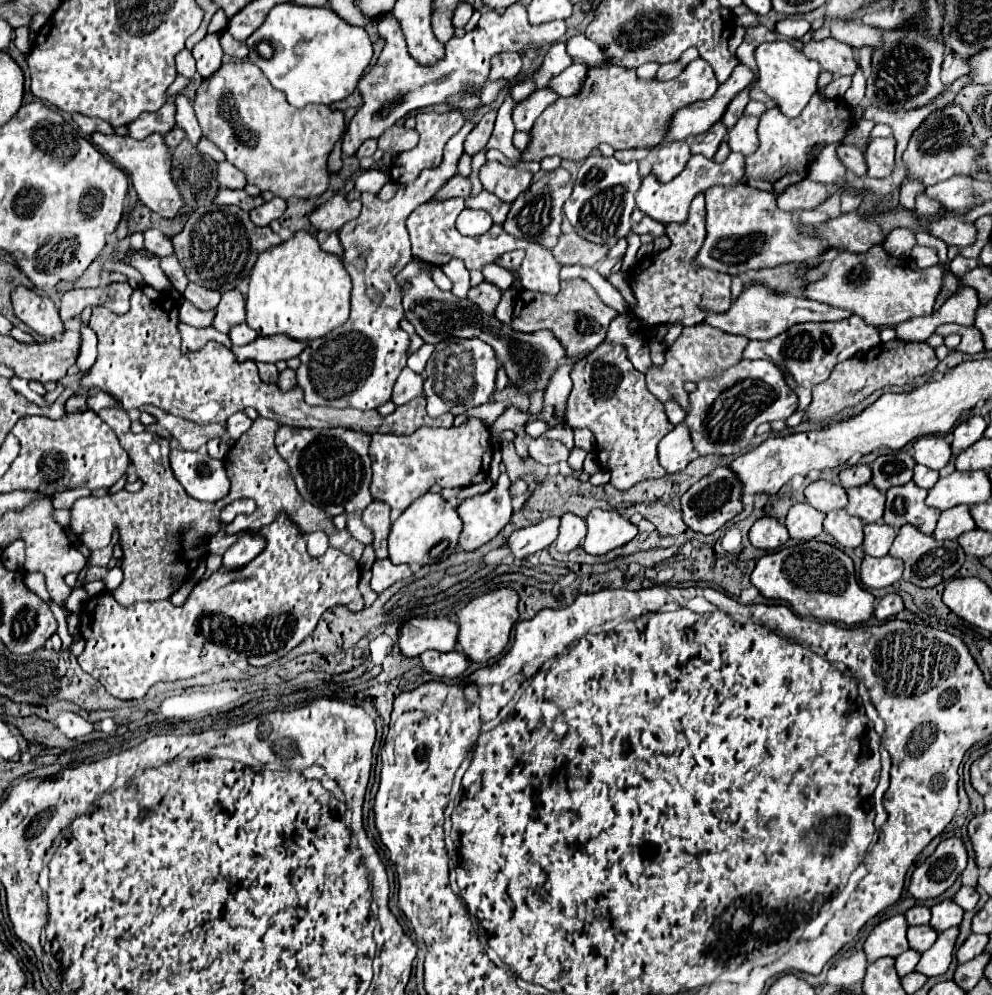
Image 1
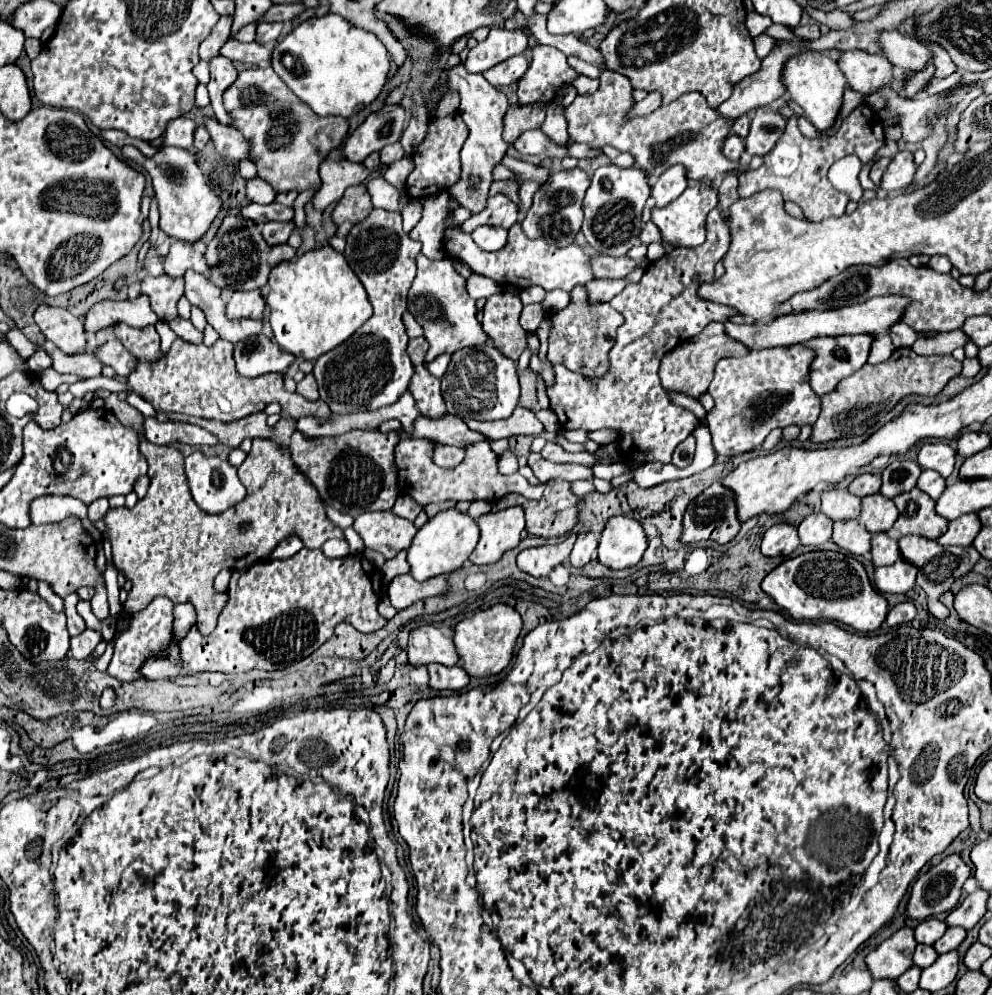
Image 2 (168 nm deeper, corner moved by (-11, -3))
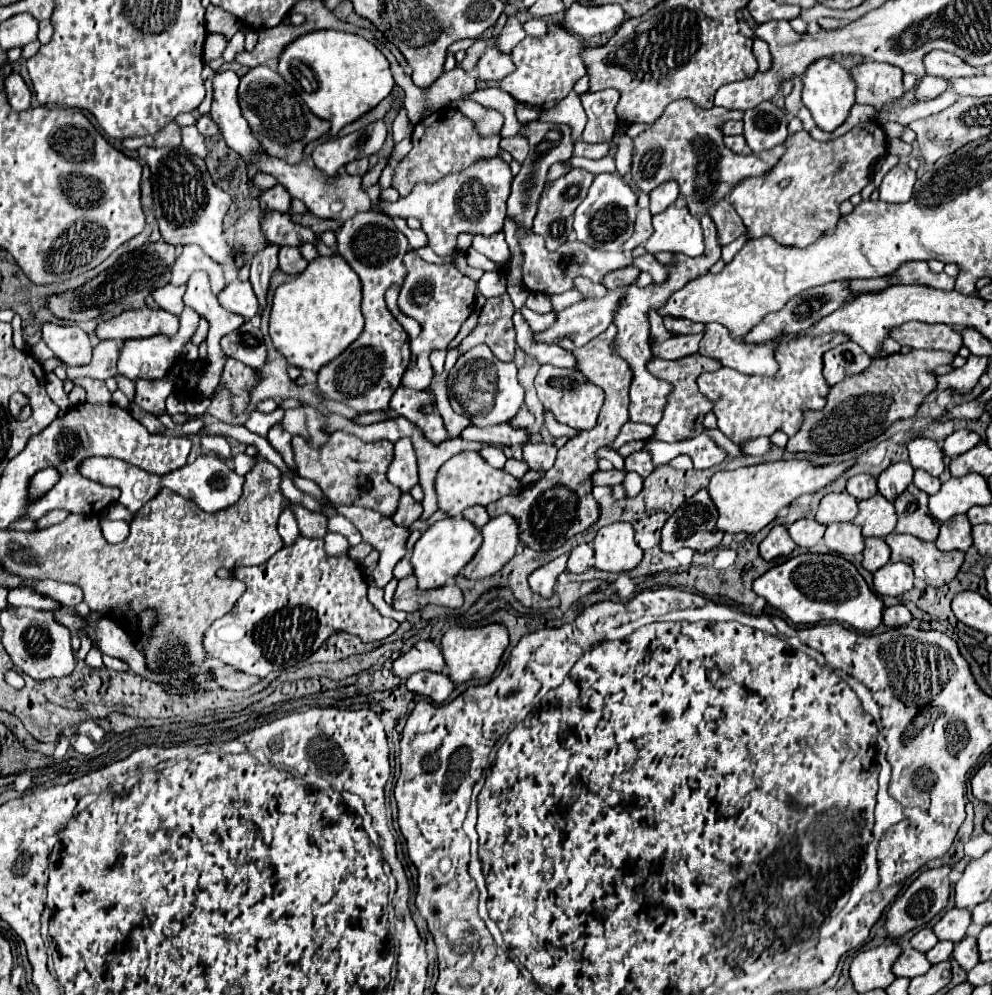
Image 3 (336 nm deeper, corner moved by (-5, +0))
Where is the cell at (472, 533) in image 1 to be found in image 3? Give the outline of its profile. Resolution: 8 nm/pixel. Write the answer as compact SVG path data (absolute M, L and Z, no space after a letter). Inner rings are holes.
M510 514L492 518L482 526L482 538L482 546L462 570L466 578L492 576L514 556L518 544L518 520Z

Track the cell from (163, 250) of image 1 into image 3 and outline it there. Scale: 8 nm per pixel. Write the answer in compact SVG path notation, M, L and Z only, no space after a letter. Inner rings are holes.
M182 246L182 252L178 254L174 266L170 268L170 274L172 274L170 284L174 284L174 286L186 284L190 274L196 270L204 270L210 276L214 294L218 294L226 286L222 266L218 262L214 262L210 256L206 256L198 246Z

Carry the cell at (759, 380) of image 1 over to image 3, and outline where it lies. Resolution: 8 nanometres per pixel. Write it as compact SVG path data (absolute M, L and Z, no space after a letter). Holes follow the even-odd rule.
M824 334L816 338L804 336L778 346L774 358L780 370L772 378L742 374L738 370L730 370L728 366L722 366L716 372L700 374L698 386L700 392L714 404L712 412L718 418L718 428L738 446L760 436L772 436L778 430L794 436L802 426L806 410L824 408L830 386L822 376L822 354L844 340L848 340L848 336Z

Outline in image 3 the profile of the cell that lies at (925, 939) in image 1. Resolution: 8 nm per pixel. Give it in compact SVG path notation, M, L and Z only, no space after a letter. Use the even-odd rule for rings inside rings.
M910 946L904 948L904 952L900 954L900 958L894 962L892 966L892 972L896 976L908 976L908 978L914 978L914 976L920 976L920 974L926 974L930 968L930 962L926 958L924 952L918 952Z

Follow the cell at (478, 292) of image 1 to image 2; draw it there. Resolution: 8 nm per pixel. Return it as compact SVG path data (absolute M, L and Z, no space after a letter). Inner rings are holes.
M504 291L488 297L482 313L482 329L494 347L508 359L518 361L520 353L528 347L526 331L520 327L522 301L518 295Z

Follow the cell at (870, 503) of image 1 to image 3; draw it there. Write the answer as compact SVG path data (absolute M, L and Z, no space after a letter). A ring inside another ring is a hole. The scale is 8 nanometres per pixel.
M876 494L876 496L860 502L860 512L852 522L862 526L864 536L884 538L890 532L894 532L896 512L894 512L892 502L888 502L882 494Z

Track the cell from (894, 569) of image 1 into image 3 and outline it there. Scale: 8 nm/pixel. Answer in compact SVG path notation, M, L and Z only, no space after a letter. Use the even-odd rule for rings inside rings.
M888 562L874 572L874 590L880 596L900 596L912 588L914 572L906 562Z

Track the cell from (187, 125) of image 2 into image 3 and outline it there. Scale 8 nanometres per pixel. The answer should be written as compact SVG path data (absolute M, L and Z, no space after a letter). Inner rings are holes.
M182 126L182 148L186 148L190 154L196 154L200 158L206 156L206 144L196 126Z

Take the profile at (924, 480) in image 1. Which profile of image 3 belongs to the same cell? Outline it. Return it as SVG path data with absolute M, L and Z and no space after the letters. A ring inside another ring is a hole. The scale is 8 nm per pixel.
M916 470L914 472L914 486L926 494L936 494L940 490L940 480L922 472L922 470Z

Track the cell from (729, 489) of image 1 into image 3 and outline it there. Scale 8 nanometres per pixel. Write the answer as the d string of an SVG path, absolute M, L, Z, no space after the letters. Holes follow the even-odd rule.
M706 488L698 490L692 498L688 498L666 522L666 526L662 528L662 540L660 540L660 548L664 552L676 552L680 548L694 548L698 552L706 552L716 548L722 542L722 532L716 528L716 520L718 520L718 508L714 506L710 494Z

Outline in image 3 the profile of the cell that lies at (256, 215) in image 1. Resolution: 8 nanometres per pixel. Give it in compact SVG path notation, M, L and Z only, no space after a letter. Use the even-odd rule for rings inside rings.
M266 244L260 252L254 254L252 264L250 264L250 282L262 308L266 306L266 292L268 292L270 276L278 266L278 250L280 248L274 244Z

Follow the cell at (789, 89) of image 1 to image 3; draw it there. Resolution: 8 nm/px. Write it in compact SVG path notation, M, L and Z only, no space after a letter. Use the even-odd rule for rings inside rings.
M820 58L812 62L806 72L802 74L802 102L810 110L816 126L824 132L836 130L848 116L852 104L854 104L854 80L850 78L848 70L842 68L832 58Z

